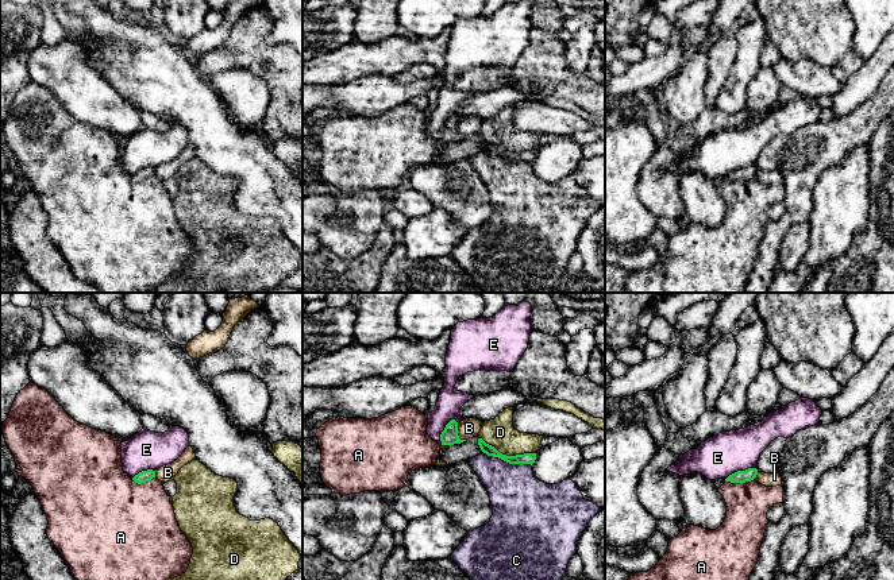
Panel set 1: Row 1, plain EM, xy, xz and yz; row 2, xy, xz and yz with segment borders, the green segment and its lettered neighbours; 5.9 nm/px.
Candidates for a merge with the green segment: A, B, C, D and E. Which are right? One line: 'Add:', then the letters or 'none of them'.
Add: none of them

